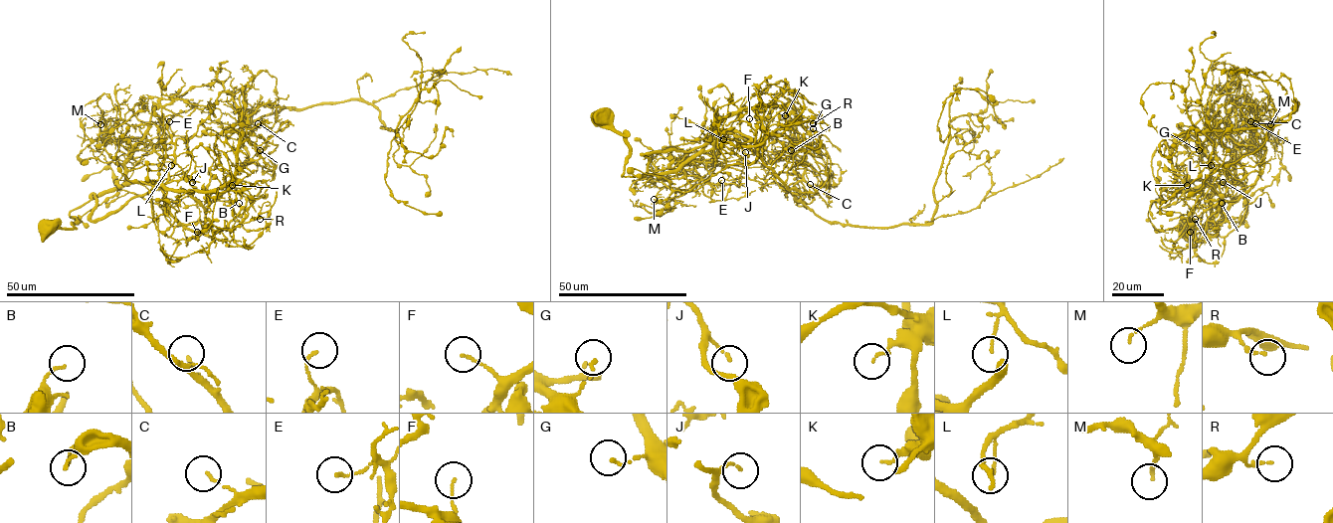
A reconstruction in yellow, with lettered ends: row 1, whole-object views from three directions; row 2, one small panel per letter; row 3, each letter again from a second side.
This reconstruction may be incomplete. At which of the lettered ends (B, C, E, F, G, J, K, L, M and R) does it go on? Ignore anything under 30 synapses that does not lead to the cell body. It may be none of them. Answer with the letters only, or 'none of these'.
none of these

